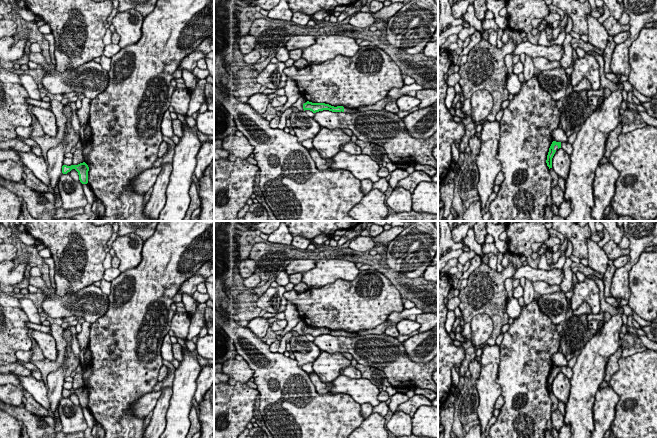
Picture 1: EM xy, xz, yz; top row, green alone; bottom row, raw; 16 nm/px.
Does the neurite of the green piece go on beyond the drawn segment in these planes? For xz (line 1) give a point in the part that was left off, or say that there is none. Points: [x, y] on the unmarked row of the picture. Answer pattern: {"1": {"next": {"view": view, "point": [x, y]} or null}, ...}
{"1": {"next": {"view": "xz", "point": [347, 334]}}}

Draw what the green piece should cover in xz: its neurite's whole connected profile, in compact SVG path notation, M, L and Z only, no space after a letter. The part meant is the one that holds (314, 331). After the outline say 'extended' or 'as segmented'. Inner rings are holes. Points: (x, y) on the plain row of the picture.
M307 325L306 327L303 328L303 333L305 334L310 334L313 337L323 335L323 334L329 334L332 336L345 336L345 337L357 337L359 336L357 333L351 333L351 332L346 332L343 330L331 330L329 328L325 327L312 327Z; extended

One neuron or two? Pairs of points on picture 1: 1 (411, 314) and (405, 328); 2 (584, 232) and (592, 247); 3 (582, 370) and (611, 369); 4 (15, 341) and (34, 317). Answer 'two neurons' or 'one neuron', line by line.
1: two neurons
2: two neurons
3: two neurons
4: two neurons

